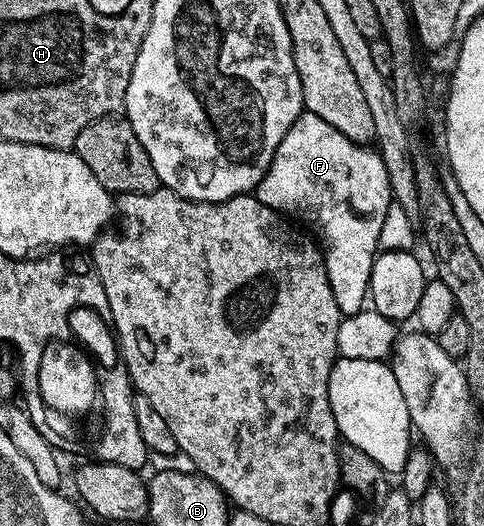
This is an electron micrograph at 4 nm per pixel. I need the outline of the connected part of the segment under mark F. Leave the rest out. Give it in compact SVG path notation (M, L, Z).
M303 110L292 129L284 133L284 141L280 141L264 177L258 183L256 194L261 203L279 215L311 227L309 230L316 236L326 260L332 297L336 297L336 305L343 316L363 310L368 303L370 270L380 251L380 229L384 226L384 216L388 214L392 202L388 171L379 152L373 146L353 143L344 137L344 133L340 133L340 129L332 129L324 117L316 117L312 112Z

